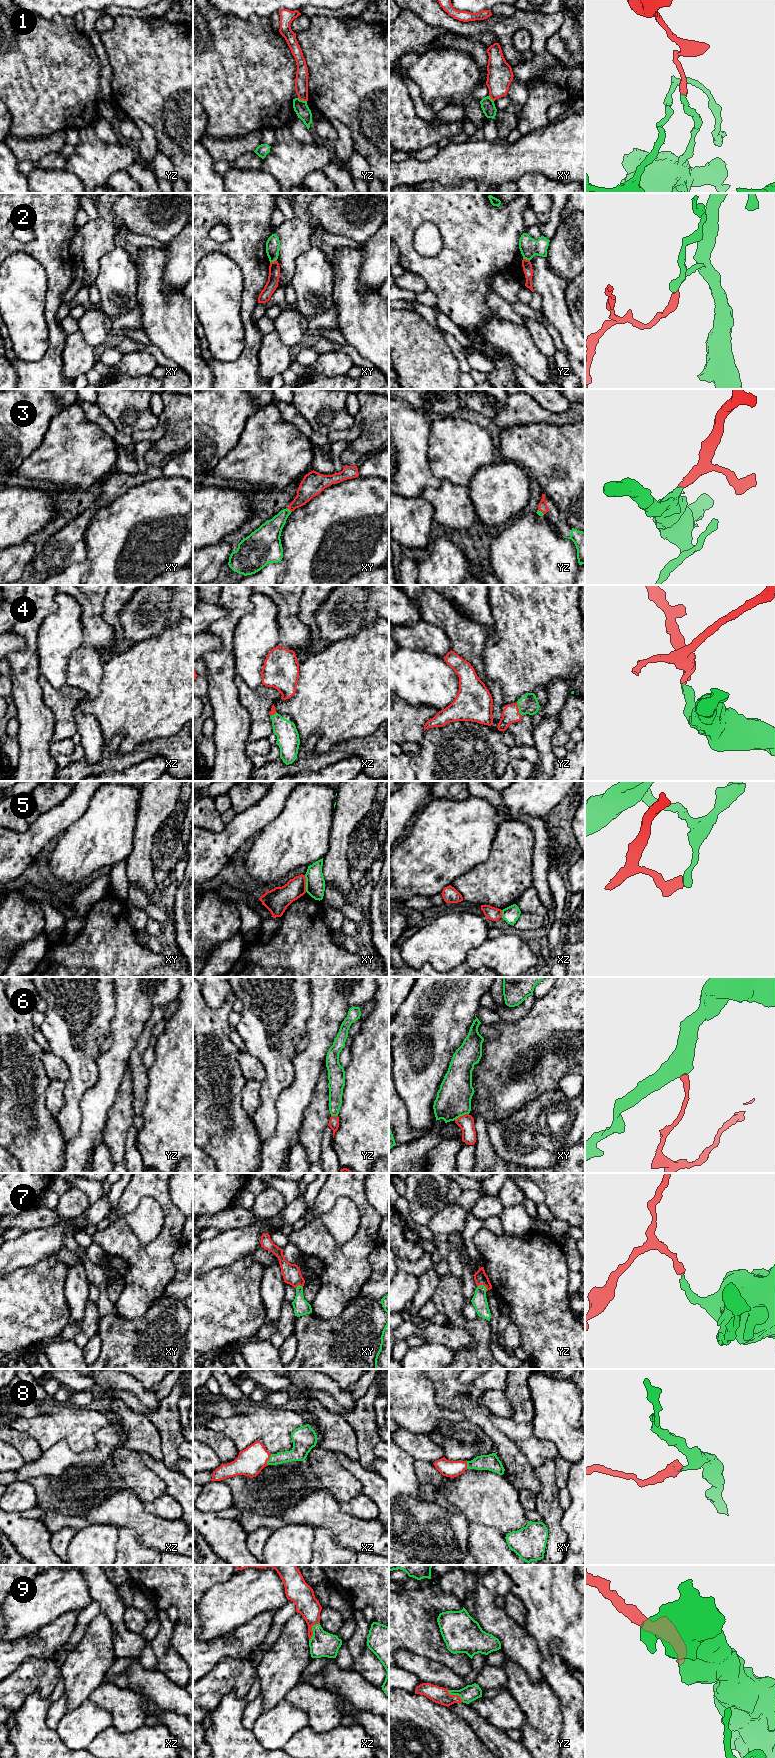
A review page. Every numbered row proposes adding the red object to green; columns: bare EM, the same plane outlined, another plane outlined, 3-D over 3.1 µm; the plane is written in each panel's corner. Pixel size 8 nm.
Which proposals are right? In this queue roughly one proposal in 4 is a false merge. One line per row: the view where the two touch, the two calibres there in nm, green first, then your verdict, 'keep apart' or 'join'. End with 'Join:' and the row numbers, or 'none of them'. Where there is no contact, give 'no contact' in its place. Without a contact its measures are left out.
1: contact in yz; calibres 120 and 110 nm; keep apart
2: contact in xy; calibres 110 and 100 nm; keep apart
3: contact in xy; calibres 180 and 160 nm; join
4: contact in yz; calibres 150 and 140 nm; join
5: contact in xy; calibres 160 and 190 nm; keep apart
6: contact in xy; calibres 280 and 130 nm; keep apart
7: contact in yz; calibres 120 and 110 nm; join
8: contact in xz; calibres 140 and 220 nm; join
9: contact in xz; calibres 200 and 180 nm; join
Join: 3, 4, 7, 8, 9

